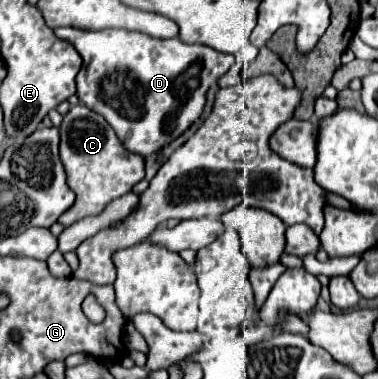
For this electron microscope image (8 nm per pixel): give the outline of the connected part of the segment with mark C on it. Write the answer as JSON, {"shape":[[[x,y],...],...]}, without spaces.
{"shape":[[[84,104],[70,108],[60,124],[60,158],[68,174],[68,186],[76,192],[76,202],[58,218],[62,226],[102,212],[108,202],[130,192],[144,178],[144,158],[128,152],[112,126]]]}

